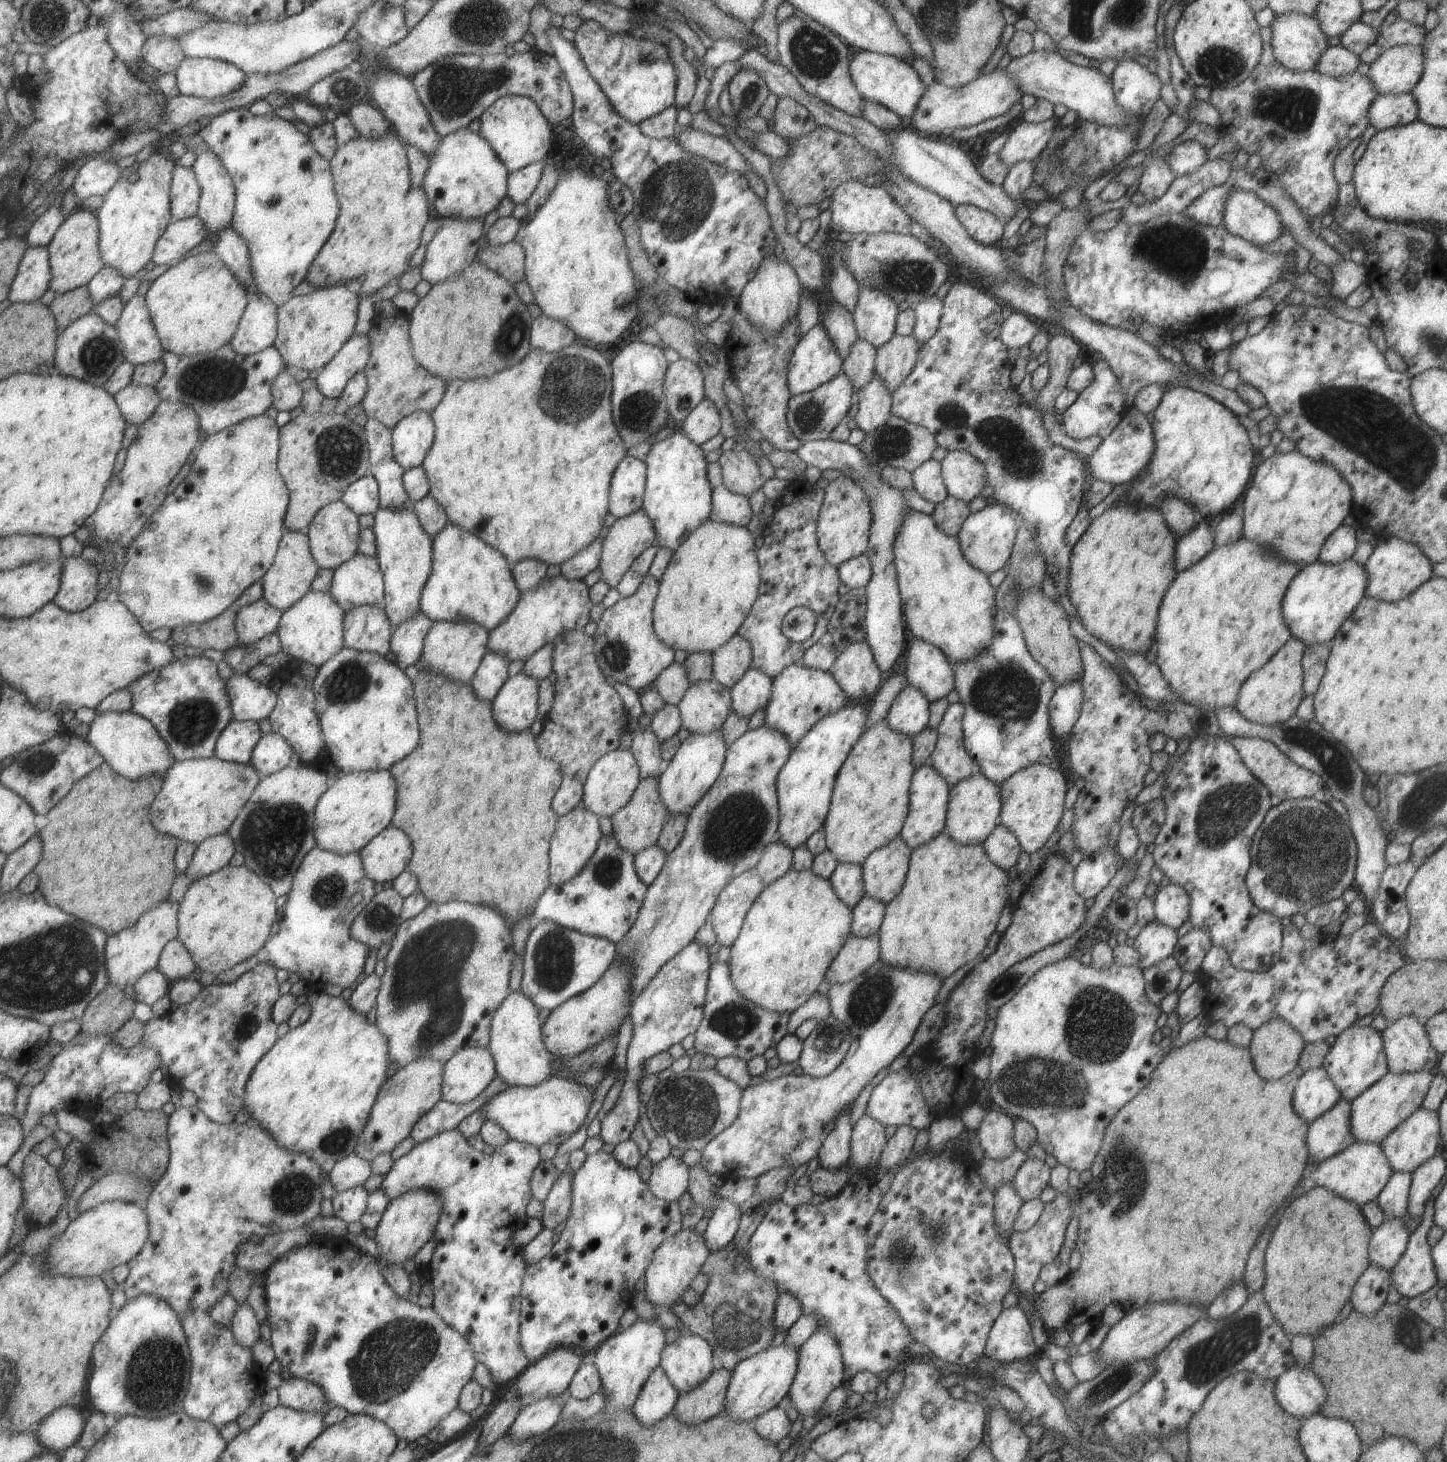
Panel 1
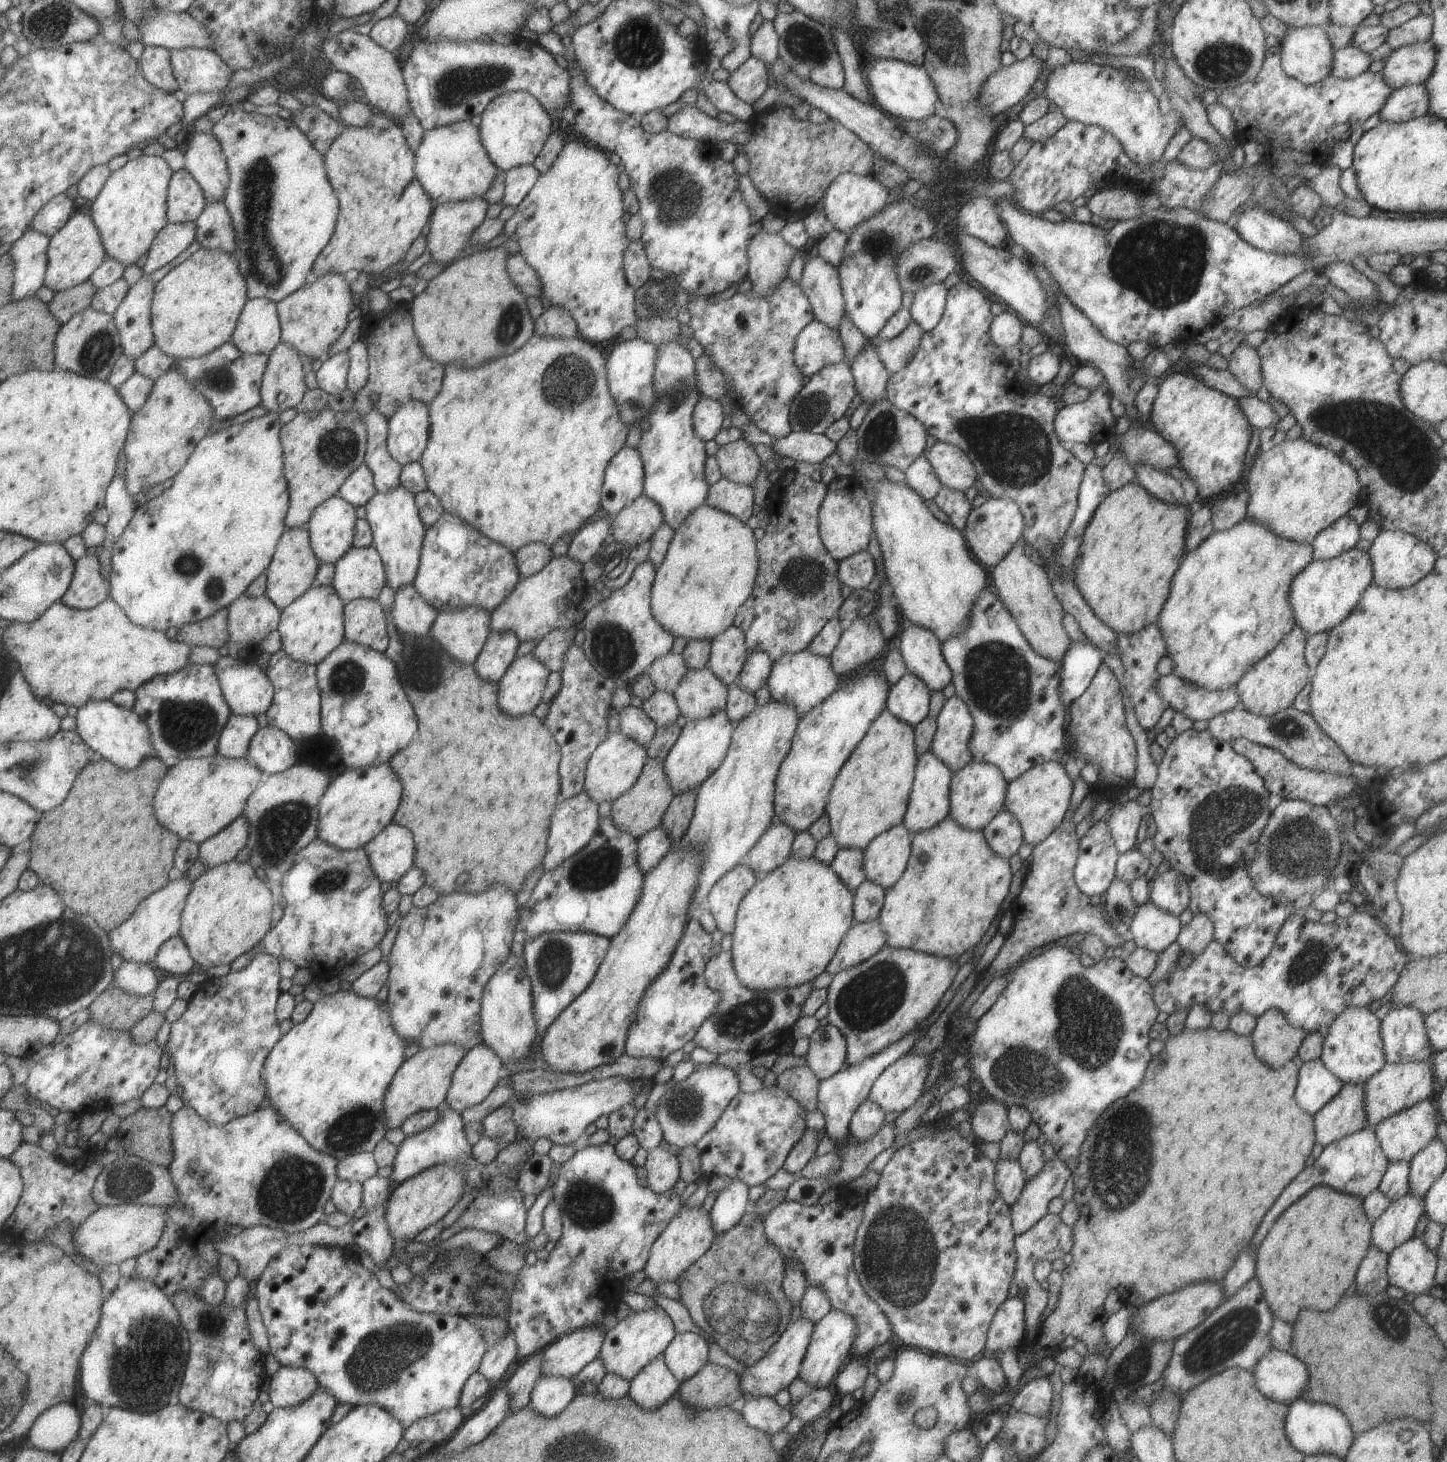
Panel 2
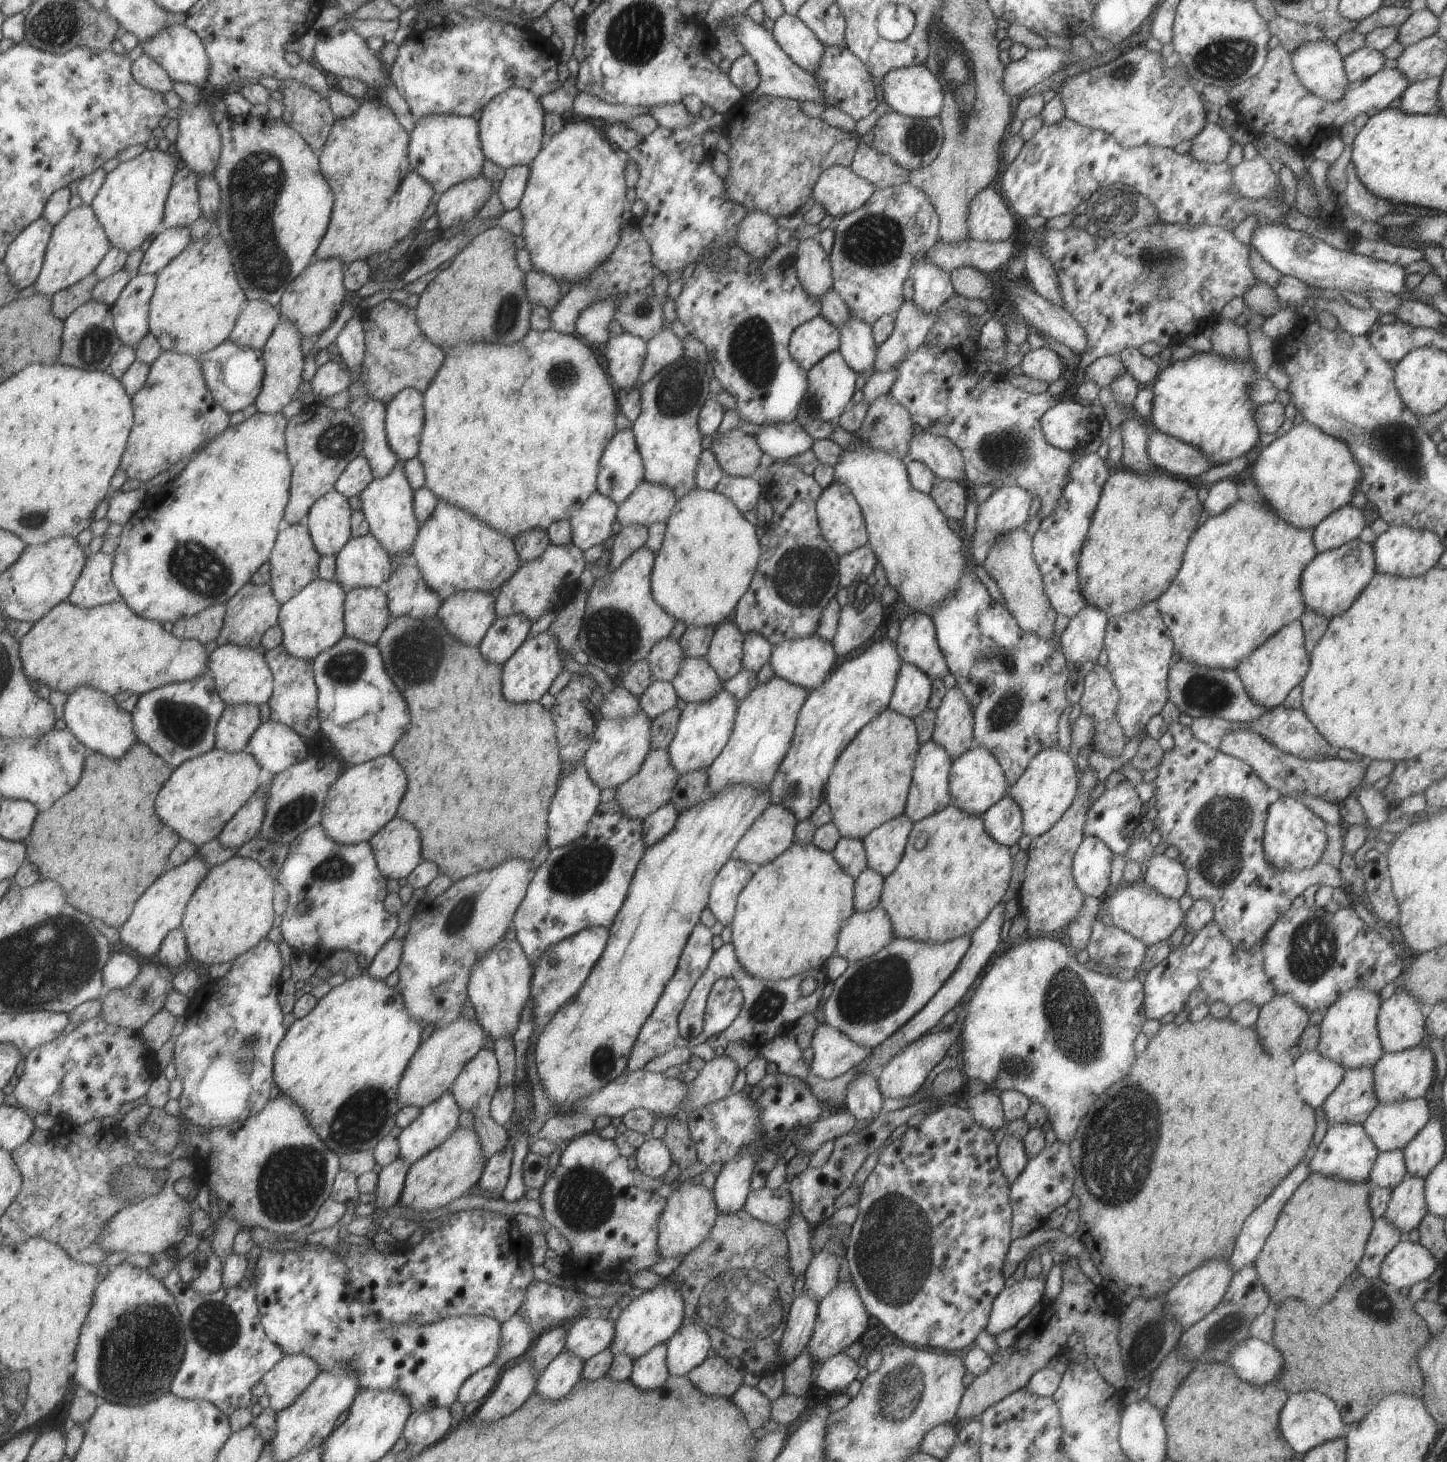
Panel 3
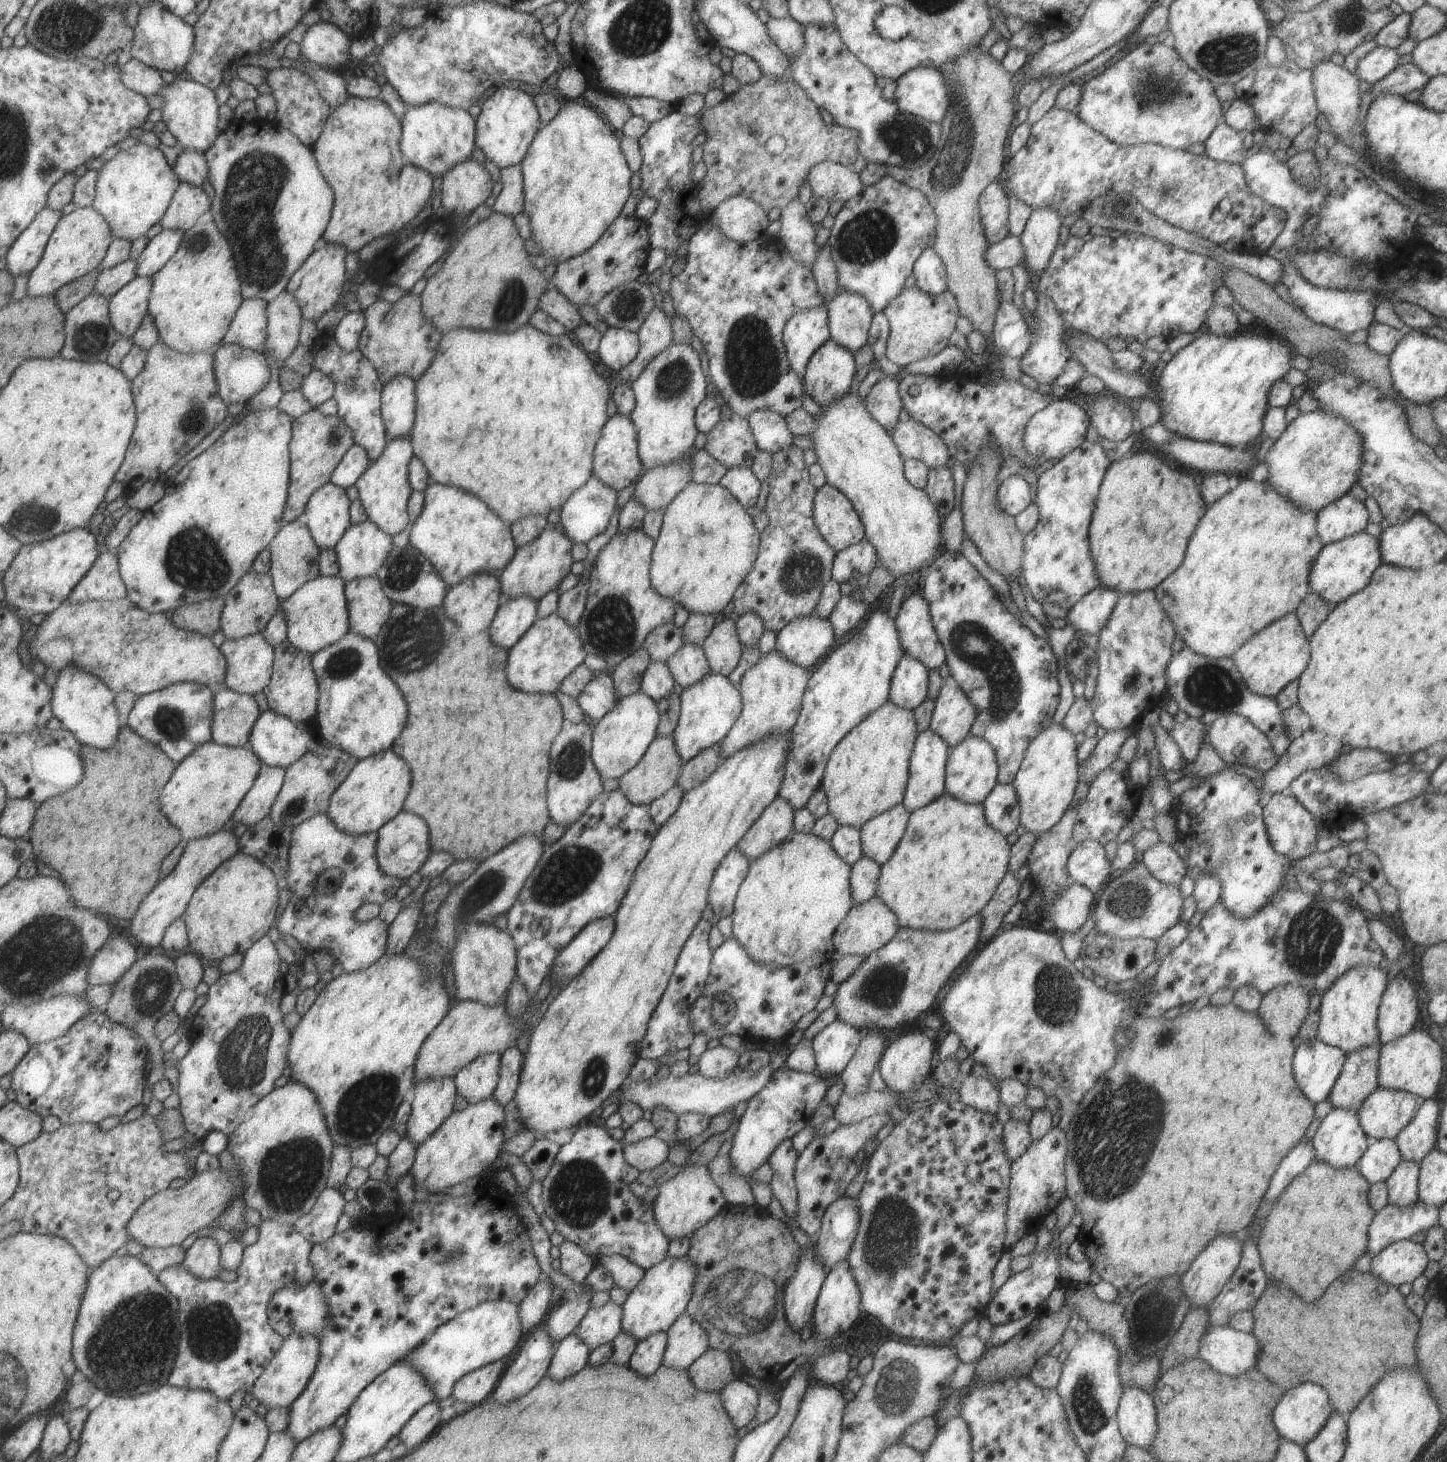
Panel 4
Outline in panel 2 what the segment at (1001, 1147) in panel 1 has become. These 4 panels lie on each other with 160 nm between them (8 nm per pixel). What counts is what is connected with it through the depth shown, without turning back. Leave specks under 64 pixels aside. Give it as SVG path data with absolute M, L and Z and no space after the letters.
M995 1099L987 1100L975 1108L969 1122L976 1142L1000 1142L1010 1129L1008 1107Z

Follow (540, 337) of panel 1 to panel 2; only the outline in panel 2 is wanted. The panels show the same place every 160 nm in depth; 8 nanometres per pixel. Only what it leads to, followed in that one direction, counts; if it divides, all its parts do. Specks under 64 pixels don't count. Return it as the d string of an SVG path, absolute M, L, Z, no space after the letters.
M546 305L544 311L534 320L533 332L538 337L577 337L578 328L573 317L561 307Z

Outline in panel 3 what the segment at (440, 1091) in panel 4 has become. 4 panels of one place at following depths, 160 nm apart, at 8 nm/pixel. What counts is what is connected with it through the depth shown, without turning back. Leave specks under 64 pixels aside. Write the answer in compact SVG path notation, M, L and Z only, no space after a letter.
M445 1091L440 1097L420 1108L420 1113L397 1136L398 1158L408 1168L437 1148L457 1127L460 1108L453 1095Z

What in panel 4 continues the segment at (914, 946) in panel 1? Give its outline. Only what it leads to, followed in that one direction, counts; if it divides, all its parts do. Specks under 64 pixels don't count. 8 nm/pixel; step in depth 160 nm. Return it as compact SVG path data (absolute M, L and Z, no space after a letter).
M943 793L935 800L932 800L924 807L918 808L910 812L908 823L906 824L905 832L902 834L901 840L897 843L894 851L891 853L888 861L885 861L880 866L880 875L876 896L893 914L895 914L898 926L908 929L932 930L932 931L948 931L967 920L970 916L976 915L983 905L993 896L996 886L1001 882L1001 879L1006 875L1008 870L1008 860L1010 859L1010 846L1005 837L993 830L985 820L982 805L967 804L953 798L947 793Z

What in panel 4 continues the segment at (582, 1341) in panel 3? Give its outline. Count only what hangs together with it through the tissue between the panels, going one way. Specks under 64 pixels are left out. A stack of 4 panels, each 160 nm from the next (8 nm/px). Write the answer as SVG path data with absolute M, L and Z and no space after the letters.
M610 1300L604 1305L591 1306L579 1321L574 1332L592 1351L602 1344L610 1343L621 1331L621 1307Z

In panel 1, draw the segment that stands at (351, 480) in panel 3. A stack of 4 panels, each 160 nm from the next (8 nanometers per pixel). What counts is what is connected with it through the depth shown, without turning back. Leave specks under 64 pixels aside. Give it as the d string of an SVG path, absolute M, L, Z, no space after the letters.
M371 474L353 481L341 495L341 501L356 515L374 514L378 506L378 484Z

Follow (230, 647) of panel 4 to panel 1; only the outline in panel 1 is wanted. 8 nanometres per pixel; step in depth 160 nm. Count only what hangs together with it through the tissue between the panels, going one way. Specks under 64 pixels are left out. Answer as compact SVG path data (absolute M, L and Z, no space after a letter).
M234 673L227 682L235 719L261 722L270 718L277 706L276 688L253 680L247 673Z

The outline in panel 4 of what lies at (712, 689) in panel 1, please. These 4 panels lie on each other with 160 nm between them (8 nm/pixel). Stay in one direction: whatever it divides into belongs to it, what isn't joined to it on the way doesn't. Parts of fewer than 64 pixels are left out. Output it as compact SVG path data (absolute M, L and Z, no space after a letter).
M682 643L666 660L665 665L672 674L673 680L682 689L690 687L711 673L703 649L689 643Z

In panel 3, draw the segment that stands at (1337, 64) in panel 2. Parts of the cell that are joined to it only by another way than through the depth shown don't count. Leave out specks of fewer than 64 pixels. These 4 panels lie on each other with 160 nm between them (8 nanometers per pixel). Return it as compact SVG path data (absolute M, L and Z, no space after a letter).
M1363 46L1342 58L1343 70L1348 82L1365 80L1383 68L1384 60L1381 52Z

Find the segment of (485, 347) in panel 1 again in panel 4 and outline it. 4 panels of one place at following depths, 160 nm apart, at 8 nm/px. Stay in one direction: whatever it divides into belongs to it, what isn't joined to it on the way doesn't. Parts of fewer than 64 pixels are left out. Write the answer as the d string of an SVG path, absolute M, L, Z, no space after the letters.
M494 212L487 219L471 226L460 238L456 247L447 254L443 264L427 280L420 293L422 315L439 332L457 328L493 330L511 333L528 324L529 317L537 310L539 295L550 286L542 272L534 268L523 249L523 241L517 232L512 216Z

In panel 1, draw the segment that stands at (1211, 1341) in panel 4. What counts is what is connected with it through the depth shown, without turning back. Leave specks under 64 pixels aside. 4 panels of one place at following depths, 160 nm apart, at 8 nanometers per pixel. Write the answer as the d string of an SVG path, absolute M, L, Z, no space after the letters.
M1297 1364L1274 1379L1274 1395L1279 1406L1287 1414L1300 1419L1319 1413L1322 1404L1326 1401L1325 1387L1319 1377L1310 1368L1304 1369Z

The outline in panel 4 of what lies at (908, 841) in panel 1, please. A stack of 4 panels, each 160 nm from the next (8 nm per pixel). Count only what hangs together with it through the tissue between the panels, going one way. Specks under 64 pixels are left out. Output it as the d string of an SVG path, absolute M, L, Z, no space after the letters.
M927 728L923 732L917 733L909 757L909 778L901 802L909 814L945 793L945 765L949 750L948 744L931 729Z

